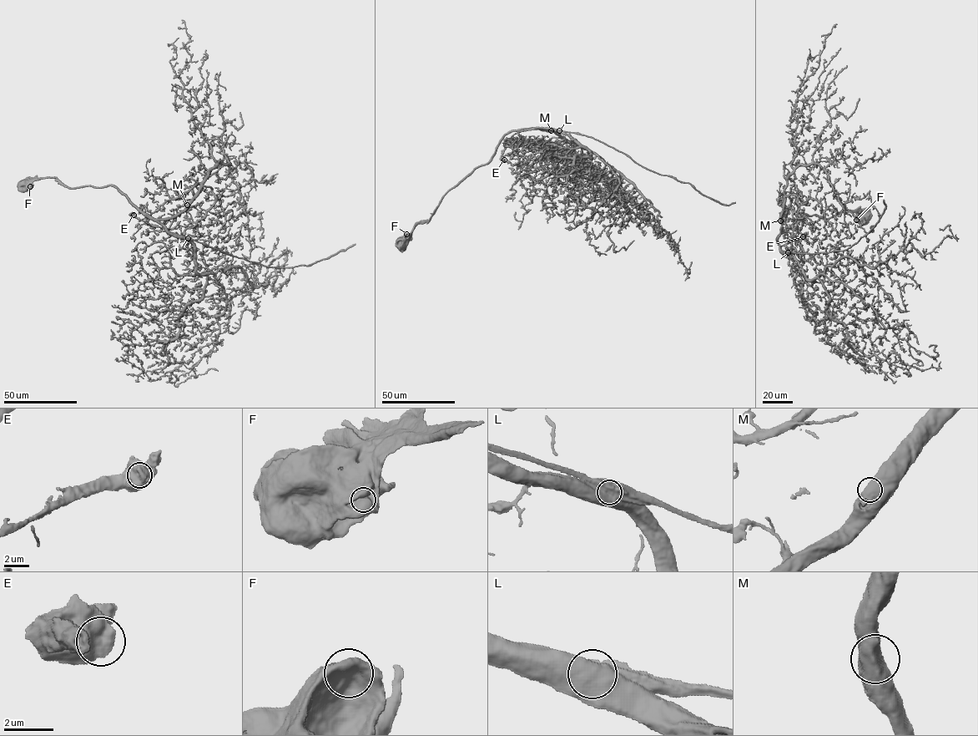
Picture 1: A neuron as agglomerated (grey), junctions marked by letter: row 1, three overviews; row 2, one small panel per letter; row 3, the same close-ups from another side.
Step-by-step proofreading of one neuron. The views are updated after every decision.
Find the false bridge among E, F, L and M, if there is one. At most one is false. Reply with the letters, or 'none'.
L

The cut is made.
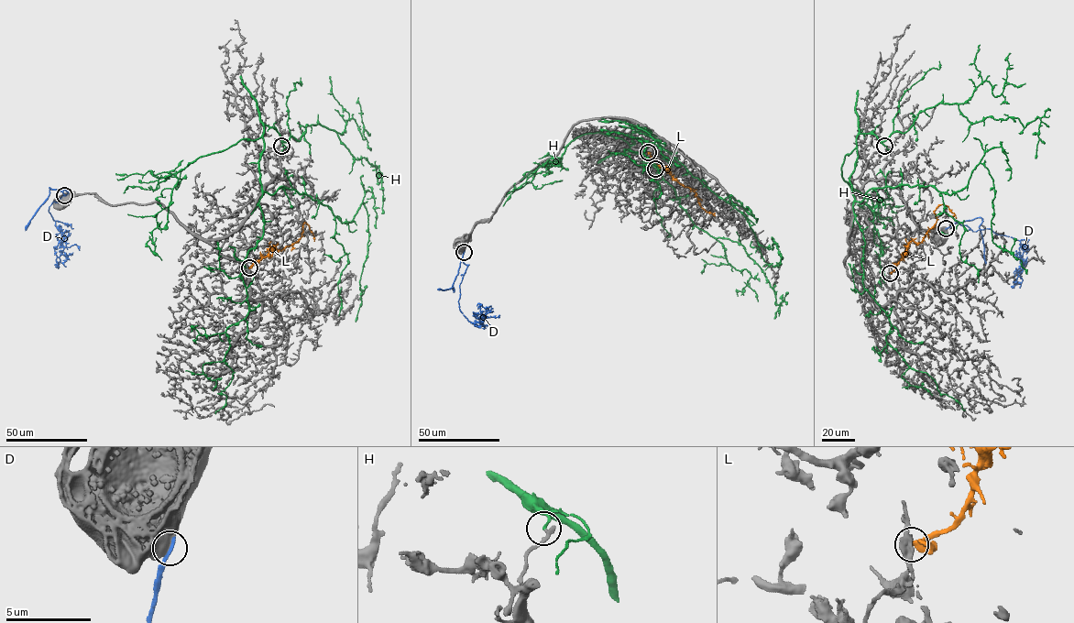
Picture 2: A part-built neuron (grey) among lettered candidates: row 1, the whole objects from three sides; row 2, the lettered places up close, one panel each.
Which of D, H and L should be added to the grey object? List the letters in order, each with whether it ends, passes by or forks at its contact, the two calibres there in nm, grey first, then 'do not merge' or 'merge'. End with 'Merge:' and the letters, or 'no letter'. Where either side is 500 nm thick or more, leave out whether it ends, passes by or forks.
D: 850/300 nm | do not merge
H: it ends | 280/130 nm | do not merge
L: it ends | 190/440 nm | do not merge
Merge: no letter

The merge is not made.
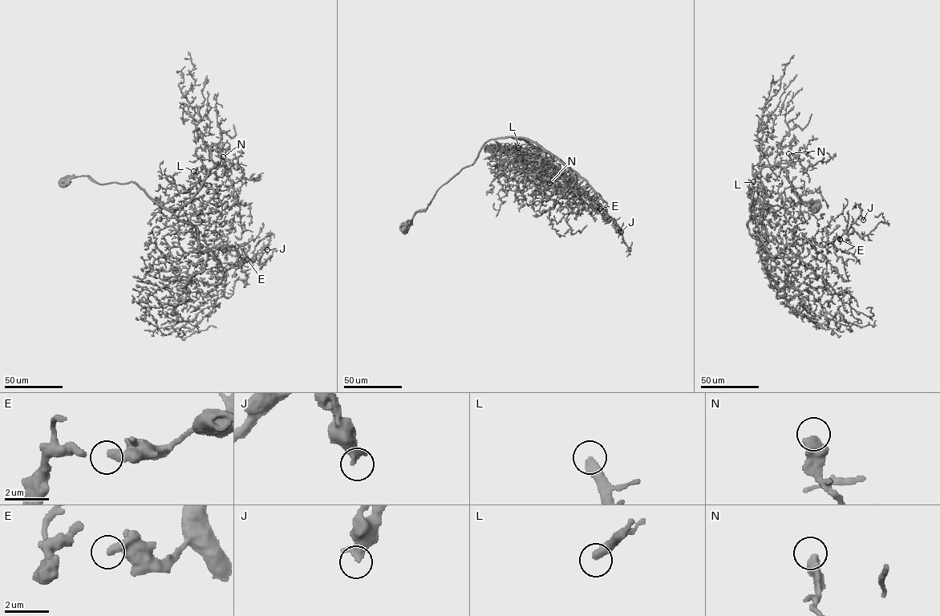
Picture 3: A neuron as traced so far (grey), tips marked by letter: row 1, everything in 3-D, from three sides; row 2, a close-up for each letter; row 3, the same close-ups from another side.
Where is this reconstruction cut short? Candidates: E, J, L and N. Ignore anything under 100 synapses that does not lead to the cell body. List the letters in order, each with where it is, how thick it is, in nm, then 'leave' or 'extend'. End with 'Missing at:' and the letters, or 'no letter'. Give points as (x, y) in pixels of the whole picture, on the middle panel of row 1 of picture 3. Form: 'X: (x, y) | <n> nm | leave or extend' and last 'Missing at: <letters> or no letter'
E: (600, 208) | 360 nm | leave
J: (621, 232) | 440 nm | leave
L: (518, 147) | 400 nm | extend
N: (549, 183) | 420 nm | leave
Missing at: L

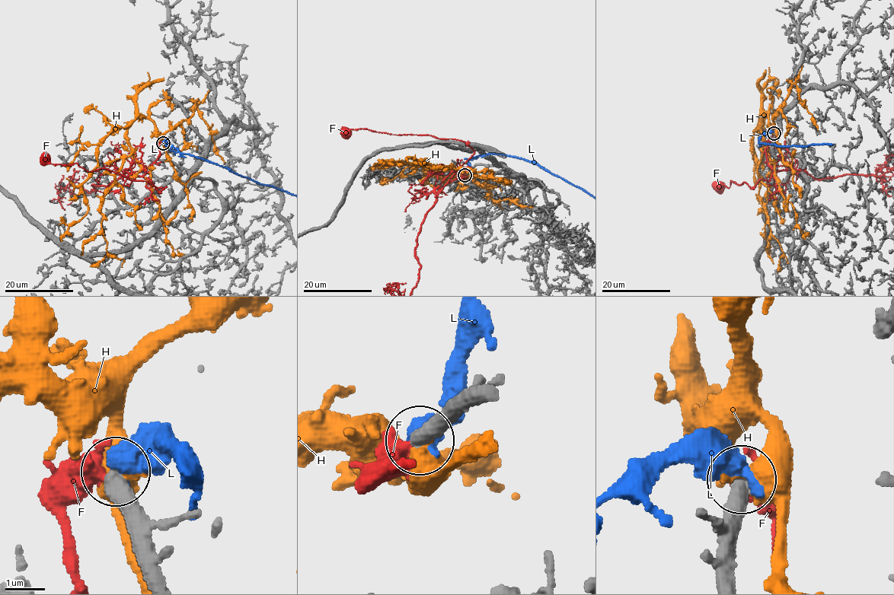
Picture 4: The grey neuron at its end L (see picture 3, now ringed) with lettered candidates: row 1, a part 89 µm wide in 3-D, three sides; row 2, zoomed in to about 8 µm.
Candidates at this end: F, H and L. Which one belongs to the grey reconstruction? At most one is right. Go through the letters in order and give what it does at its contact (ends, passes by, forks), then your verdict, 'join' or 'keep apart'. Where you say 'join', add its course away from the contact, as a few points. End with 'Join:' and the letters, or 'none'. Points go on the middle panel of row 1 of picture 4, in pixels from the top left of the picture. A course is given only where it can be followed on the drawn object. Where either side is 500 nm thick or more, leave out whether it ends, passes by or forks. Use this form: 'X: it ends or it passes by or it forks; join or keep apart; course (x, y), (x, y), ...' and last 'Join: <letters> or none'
F: it passes by; keep apart
H: it passes by; keep apart
L: keep apart
Join: none

